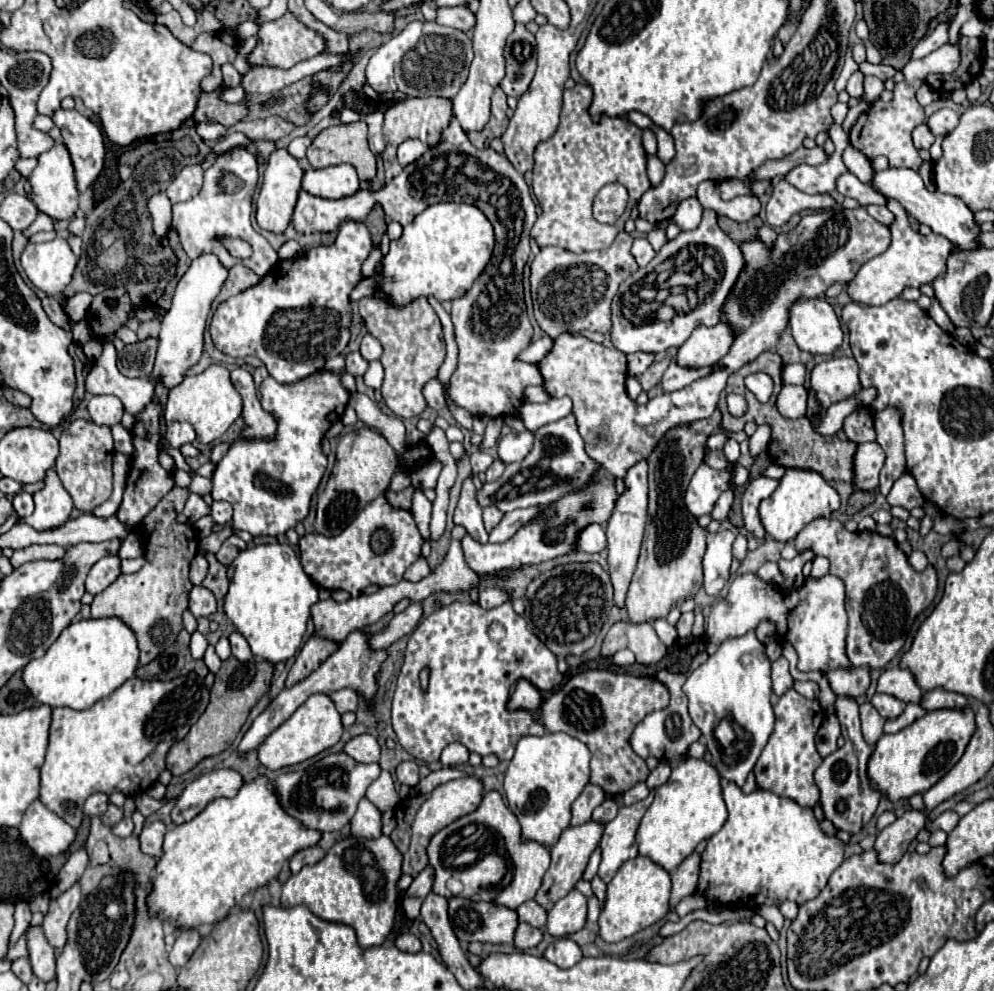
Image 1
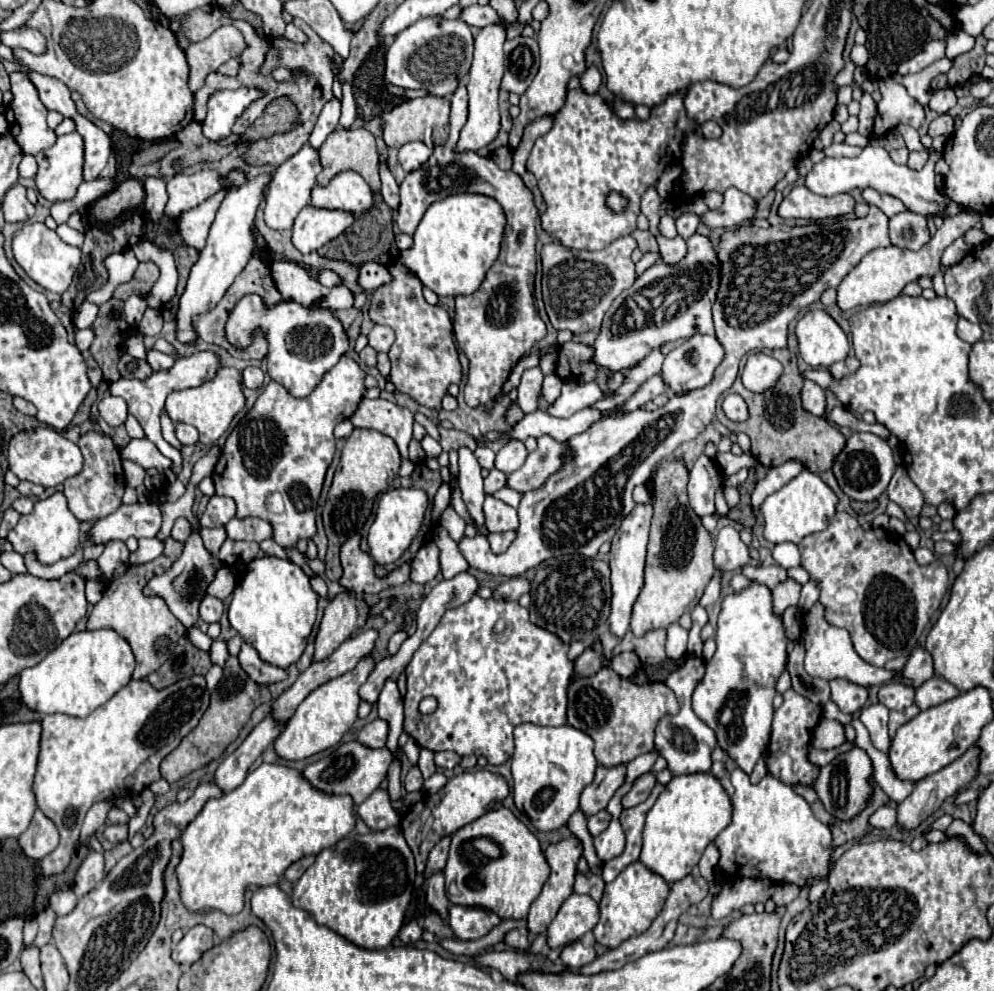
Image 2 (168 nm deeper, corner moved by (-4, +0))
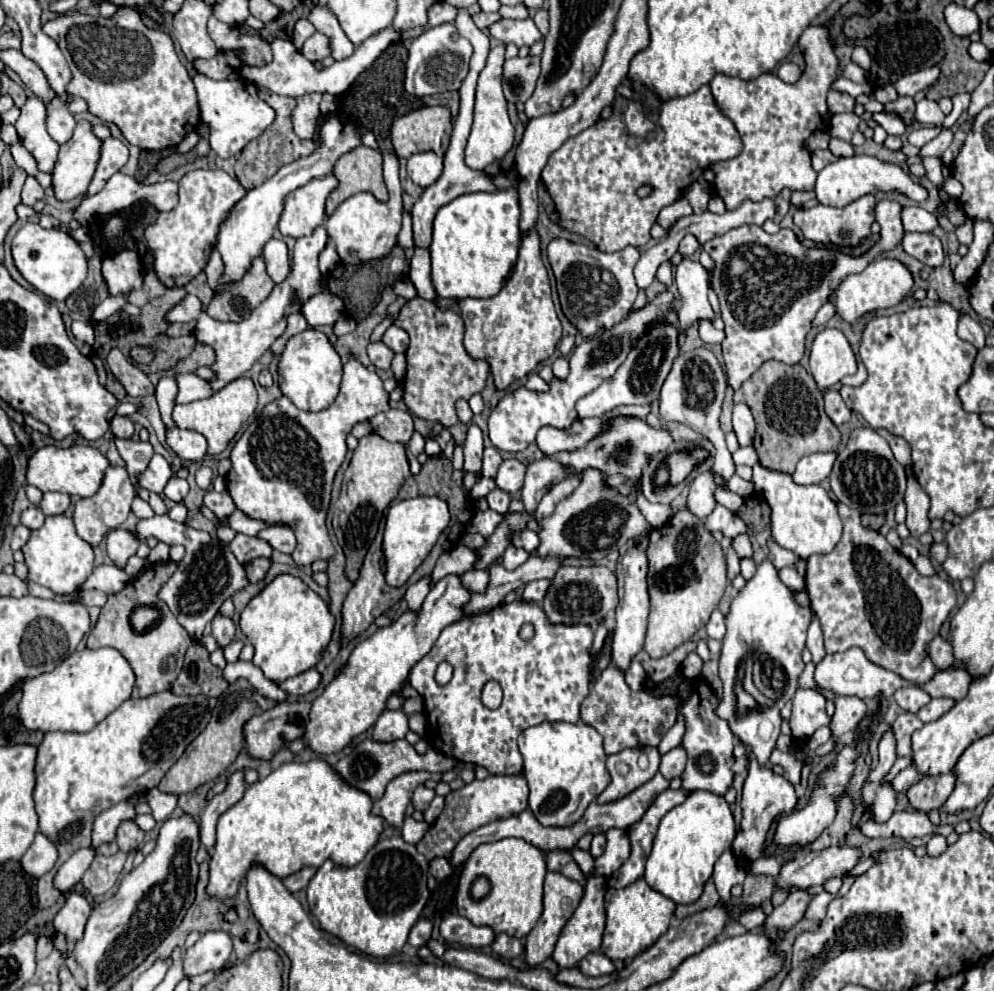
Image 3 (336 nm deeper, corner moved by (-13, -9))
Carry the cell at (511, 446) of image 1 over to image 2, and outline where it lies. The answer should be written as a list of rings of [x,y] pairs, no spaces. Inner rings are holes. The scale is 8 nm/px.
[[[509,441],[501,447],[501,451],[497,453],[497,459],[495,459],[495,469],[503,471],[505,475],[507,473],[513,473],[517,471],[527,459],[527,449],[521,441]]]

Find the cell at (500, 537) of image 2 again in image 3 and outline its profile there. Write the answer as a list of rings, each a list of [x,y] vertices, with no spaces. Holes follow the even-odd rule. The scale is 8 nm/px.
[[[508,546],[506,552],[502,554],[502,566],[504,566],[506,570],[514,570],[514,568],[518,568],[520,564],[524,564],[524,562],[528,560],[528,556],[530,556],[530,554],[526,554],[526,550],[516,548],[516,546]]]

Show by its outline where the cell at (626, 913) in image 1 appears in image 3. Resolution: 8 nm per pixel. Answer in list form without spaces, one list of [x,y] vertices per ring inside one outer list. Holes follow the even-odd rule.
[[[640,878],[622,890],[610,888],[606,892],[604,908],[606,908],[606,930],[600,950],[610,960],[626,962],[644,952],[646,948],[650,948],[668,930],[676,904],[664,894],[650,888],[644,878]]]

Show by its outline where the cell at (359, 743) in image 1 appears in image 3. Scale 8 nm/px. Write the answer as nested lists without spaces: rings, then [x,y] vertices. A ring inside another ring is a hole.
[[[384,710],[374,724],[372,740],[394,742],[394,740],[402,740],[406,732],[408,732],[408,716],[402,710]]]

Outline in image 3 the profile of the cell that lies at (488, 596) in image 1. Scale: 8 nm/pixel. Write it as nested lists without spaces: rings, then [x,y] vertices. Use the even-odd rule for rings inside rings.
[[[534,580],[534,582],[528,582],[524,592],[522,592],[522,600],[524,602],[542,602],[546,590],[550,586],[550,580]]]

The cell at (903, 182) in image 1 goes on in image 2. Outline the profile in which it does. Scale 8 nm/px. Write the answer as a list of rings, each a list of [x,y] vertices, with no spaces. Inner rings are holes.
[[[867,145],[867,147],[863,147],[863,151],[857,157],[839,157],[839,159],[837,157],[825,157],[825,159],[821,159],[819,163],[813,165],[811,173],[805,179],[805,185],[813,193],[823,195],[823,197],[833,197],[833,195],[839,195],[839,193],[847,193],[847,191],[857,189],[857,187],[859,189],[871,187],[879,193],[887,193],[887,195],[893,195],[893,197],[901,199],[915,213],[933,217],[933,215],[943,215],[945,205],[951,201],[947,195],[941,195],[935,187],[933,167],[935,167],[937,159],[939,159],[939,153],[933,151],[929,155],[927,165],[921,171],[913,171],[907,165],[897,165],[883,147]]]

